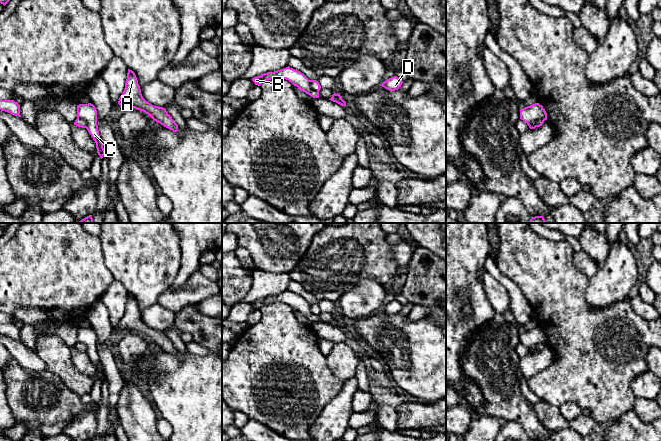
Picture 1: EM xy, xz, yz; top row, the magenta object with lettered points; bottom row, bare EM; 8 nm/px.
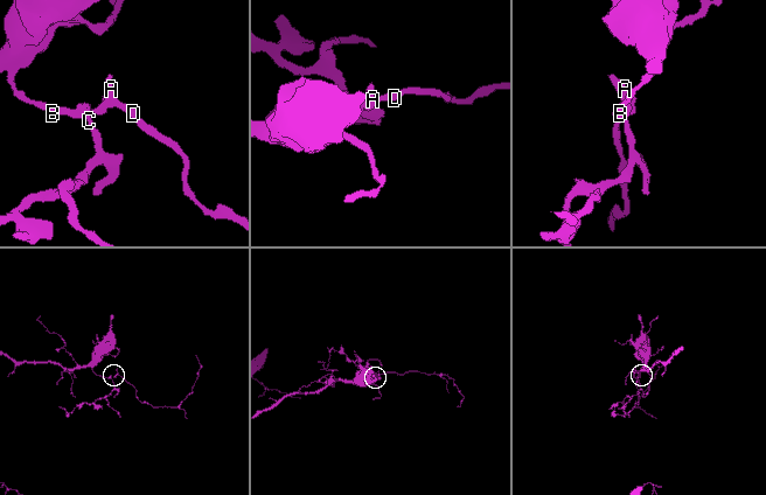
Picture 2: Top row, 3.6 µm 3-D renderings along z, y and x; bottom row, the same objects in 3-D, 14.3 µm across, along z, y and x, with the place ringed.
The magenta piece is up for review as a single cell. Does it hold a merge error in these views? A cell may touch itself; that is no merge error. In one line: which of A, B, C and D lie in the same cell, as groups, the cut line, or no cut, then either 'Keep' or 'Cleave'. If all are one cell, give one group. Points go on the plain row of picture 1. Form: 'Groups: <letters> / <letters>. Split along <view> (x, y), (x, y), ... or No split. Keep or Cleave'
Groups: A B D / C. Split along xz (309, 304), (309, 310), (318, 316). Cleave

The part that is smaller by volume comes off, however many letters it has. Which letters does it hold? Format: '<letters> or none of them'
C

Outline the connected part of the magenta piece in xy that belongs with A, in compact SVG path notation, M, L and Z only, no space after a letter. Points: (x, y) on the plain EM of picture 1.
M128 293L125 312L119 322L118 328L122 330L124 334L130 331L143 335L164 351L173 356L178 355L178 349L174 346L165 332L154 330L143 322L137 301L130 293Z

